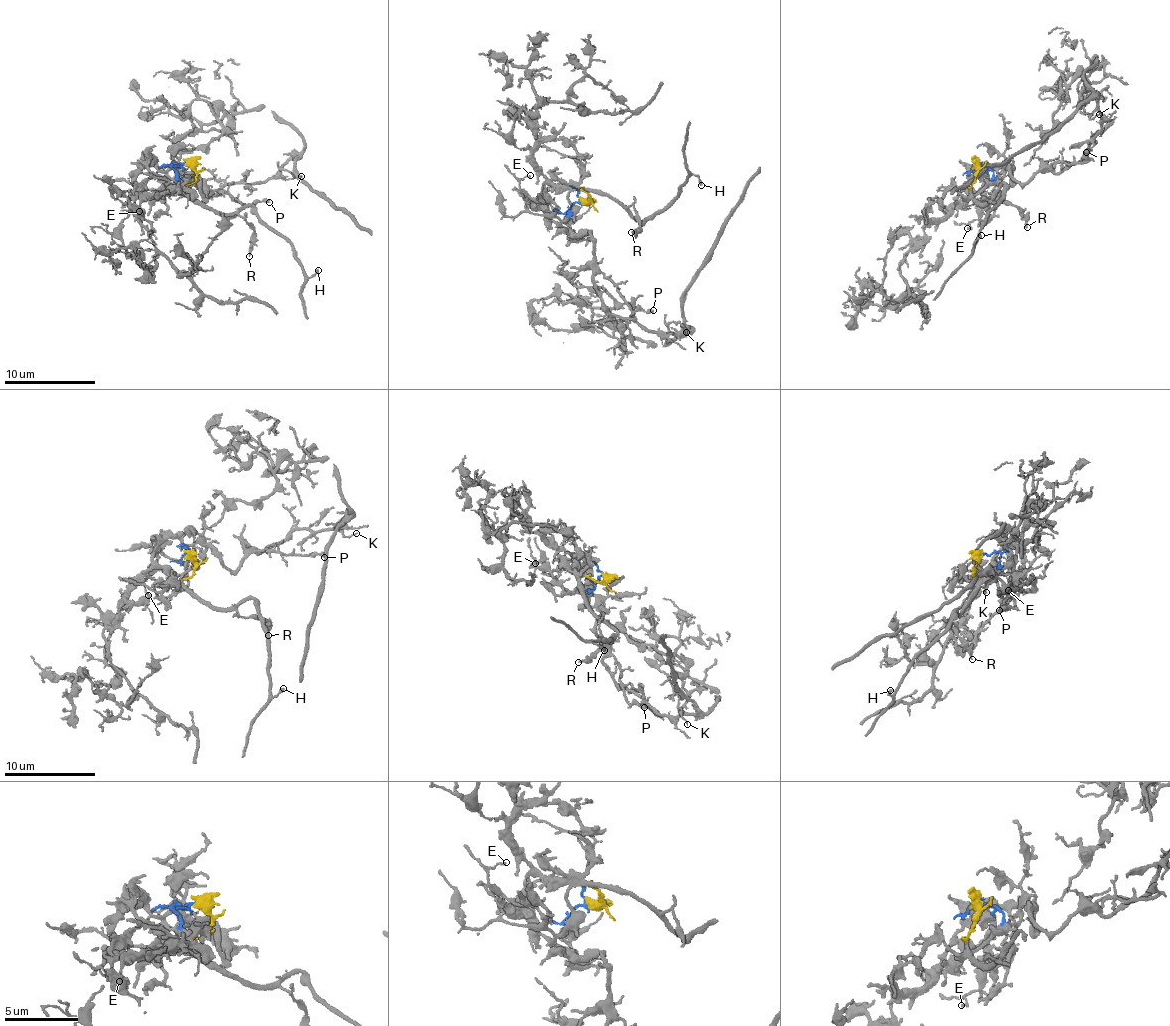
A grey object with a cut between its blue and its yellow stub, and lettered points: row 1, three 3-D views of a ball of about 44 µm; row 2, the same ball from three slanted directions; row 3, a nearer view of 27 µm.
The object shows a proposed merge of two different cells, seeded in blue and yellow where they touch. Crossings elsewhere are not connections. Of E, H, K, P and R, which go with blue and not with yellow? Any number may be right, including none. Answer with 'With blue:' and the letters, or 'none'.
With blue: E, K, P

